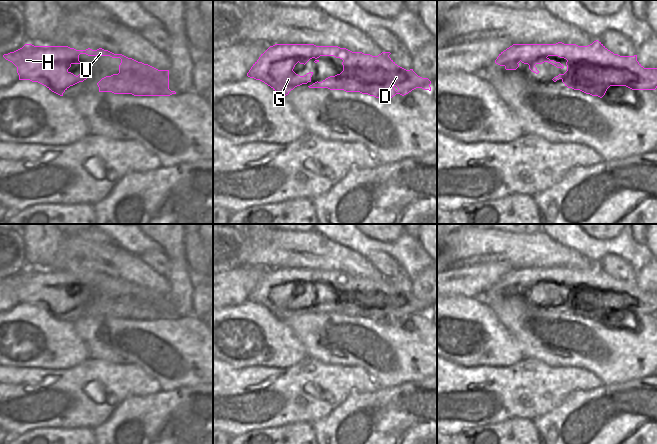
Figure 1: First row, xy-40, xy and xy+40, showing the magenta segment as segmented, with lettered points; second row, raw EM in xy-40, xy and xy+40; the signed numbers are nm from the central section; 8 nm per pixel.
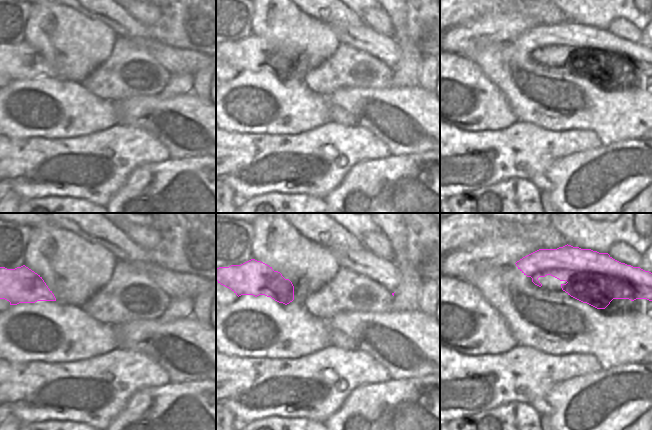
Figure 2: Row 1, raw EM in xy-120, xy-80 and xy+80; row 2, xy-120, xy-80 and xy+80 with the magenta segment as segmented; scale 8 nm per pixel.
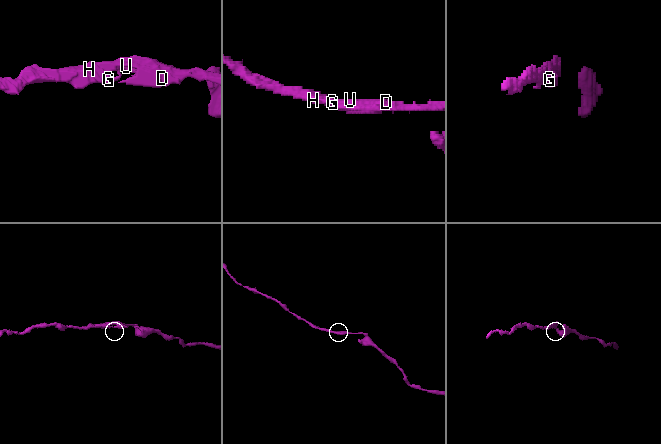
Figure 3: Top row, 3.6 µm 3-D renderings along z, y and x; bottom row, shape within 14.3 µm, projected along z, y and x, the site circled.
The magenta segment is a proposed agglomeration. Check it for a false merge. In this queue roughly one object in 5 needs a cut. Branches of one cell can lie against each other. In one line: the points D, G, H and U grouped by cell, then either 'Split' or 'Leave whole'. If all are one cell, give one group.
Groups: D G H U. Leave whole.

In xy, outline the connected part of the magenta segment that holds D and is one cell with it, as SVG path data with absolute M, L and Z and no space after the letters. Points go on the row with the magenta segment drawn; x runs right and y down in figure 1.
M275 44L261 54L247 73L247 76L264 82L278 94L286 96L295 87L311 82L313 72L300 76L293 71L298 62L305 65L310 59L315 58L316 60L314 62L317 63L320 56L334 56L343 60L343 71L340 74L326 78L322 82L317 81L308 86L309 88L328 88L330 90L360 92L376 98L392 98L396 94L404 96L416 88L431 91L431 81L428 78L418 76L413 69L406 70L398 66L389 57L390 54L390 52L382 52L378 56L372 56L362 52L352 52L338 46Z

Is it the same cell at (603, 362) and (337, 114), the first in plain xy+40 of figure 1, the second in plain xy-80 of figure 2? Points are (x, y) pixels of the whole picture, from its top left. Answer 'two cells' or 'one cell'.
one cell

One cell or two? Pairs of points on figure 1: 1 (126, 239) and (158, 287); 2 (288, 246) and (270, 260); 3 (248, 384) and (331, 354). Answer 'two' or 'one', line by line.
1: two
2: one
3: two

